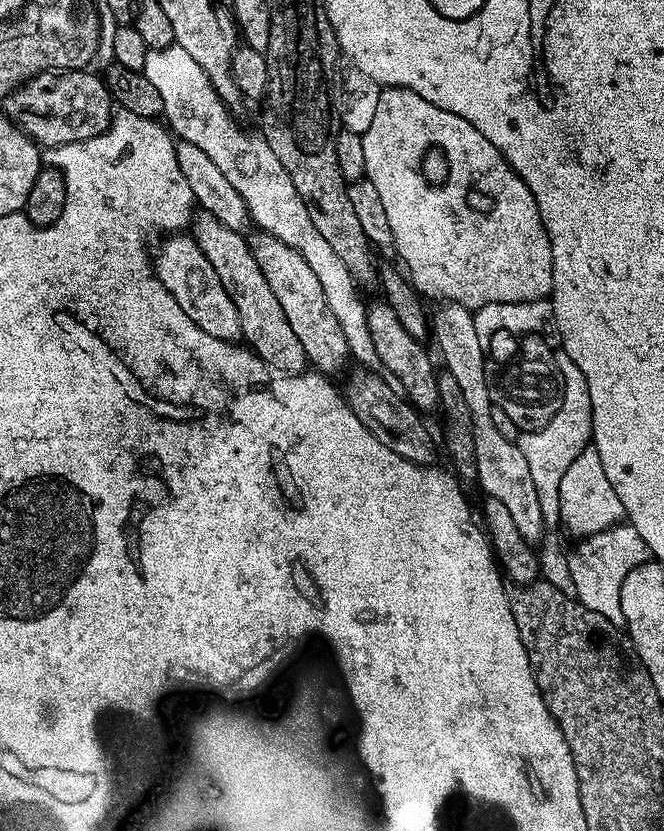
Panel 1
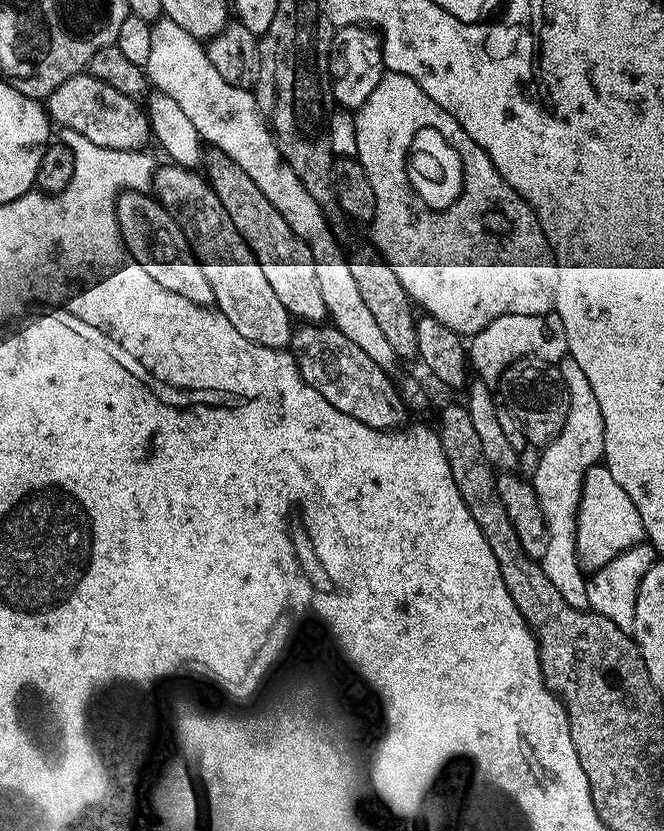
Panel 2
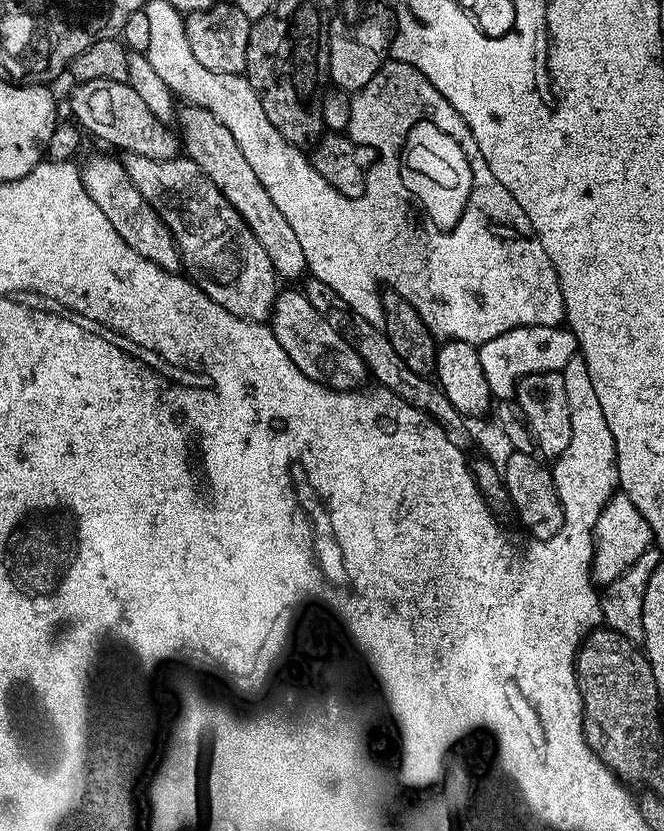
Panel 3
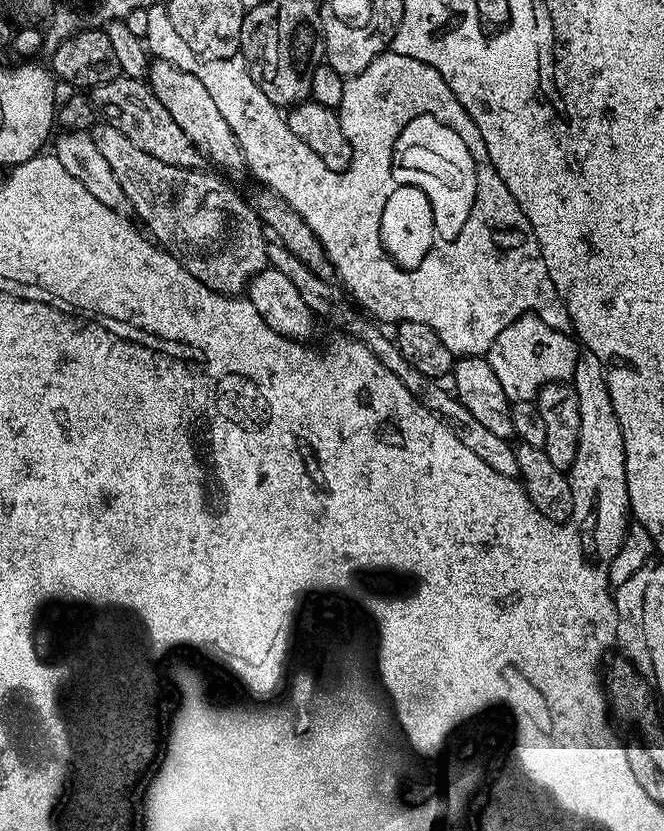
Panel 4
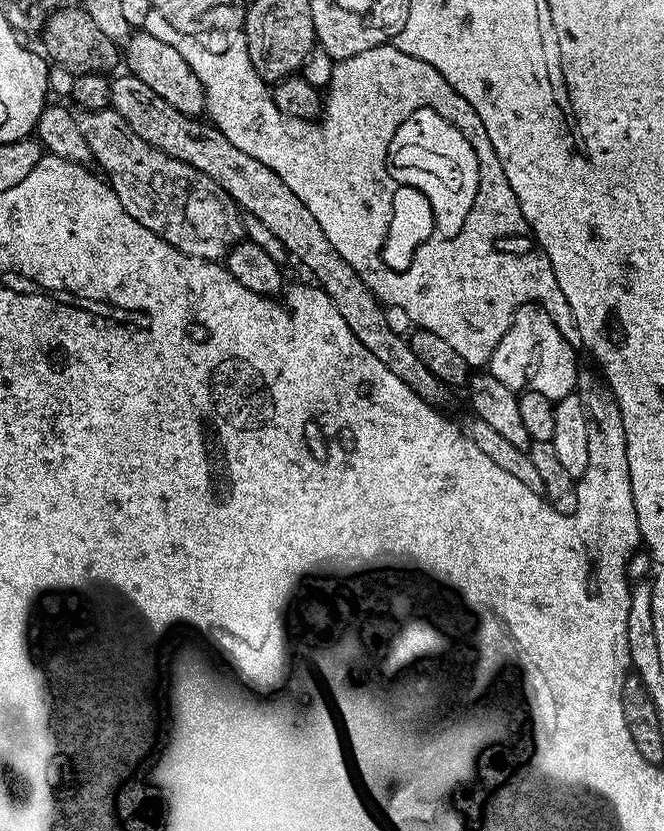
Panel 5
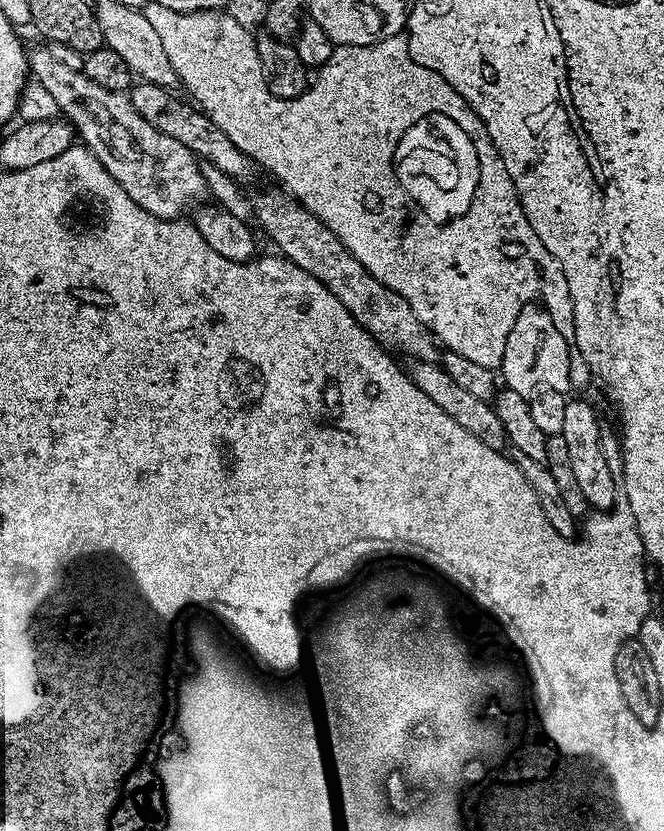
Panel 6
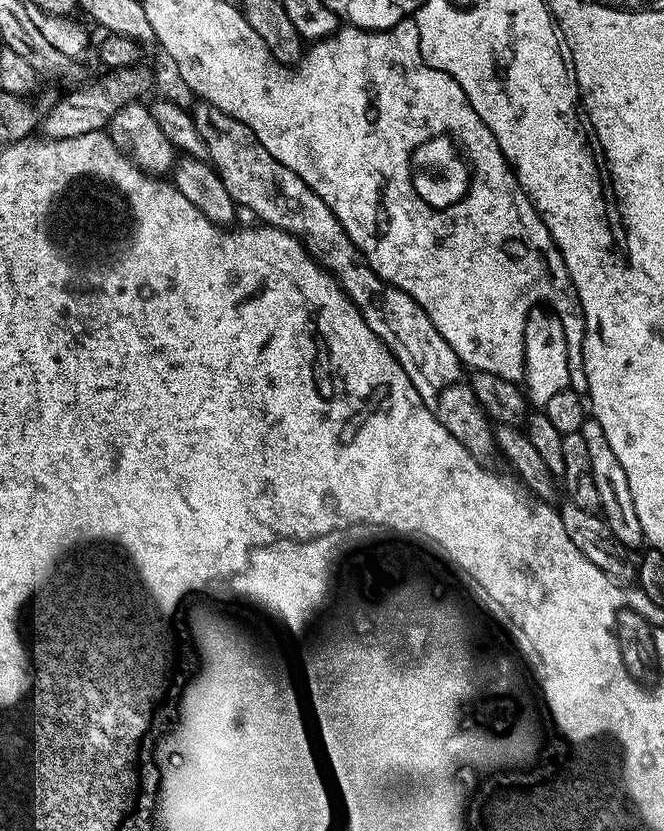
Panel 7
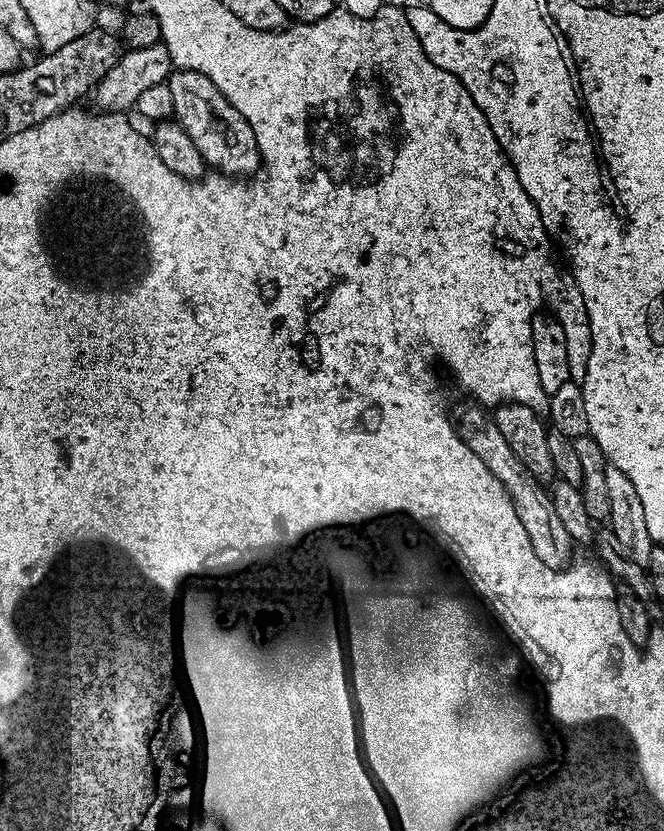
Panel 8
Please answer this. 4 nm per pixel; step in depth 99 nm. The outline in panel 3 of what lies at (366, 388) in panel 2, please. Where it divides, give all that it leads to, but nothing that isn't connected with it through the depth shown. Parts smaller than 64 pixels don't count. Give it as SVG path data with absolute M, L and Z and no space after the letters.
M288 286L285 292L284 289L277 291L276 301L272 303L270 327L274 338L278 338L278 346L286 350L288 360L294 362L294 366L298 366L306 378L338 392L356 390L365 383L364 360L358 354L355 343L330 326L328 319L314 310L314 306L310 306L299 287Z

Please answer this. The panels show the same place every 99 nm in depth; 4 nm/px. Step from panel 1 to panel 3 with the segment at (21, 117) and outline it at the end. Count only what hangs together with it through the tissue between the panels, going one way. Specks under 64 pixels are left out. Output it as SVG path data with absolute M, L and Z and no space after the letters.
M91 80L85 84L77 83L76 89L72 92L72 112L75 123L85 133L97 136L116 148L121 148L121 153L133 152L142 158L154 158L155 160L175 160L181 155L182 141L175 131L172 132L165 121L154 116L153 111L142 102L142 97L126 82L114 82L113 80Z

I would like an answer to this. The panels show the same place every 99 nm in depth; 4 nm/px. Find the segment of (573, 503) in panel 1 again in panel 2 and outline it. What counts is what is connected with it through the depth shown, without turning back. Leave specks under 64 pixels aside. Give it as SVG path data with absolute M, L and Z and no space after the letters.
M603 464L594 465L584 475L579 510L576 512L576 552L585 571L593 572L632 545L645 539L641 514L630 494L615 481Z

